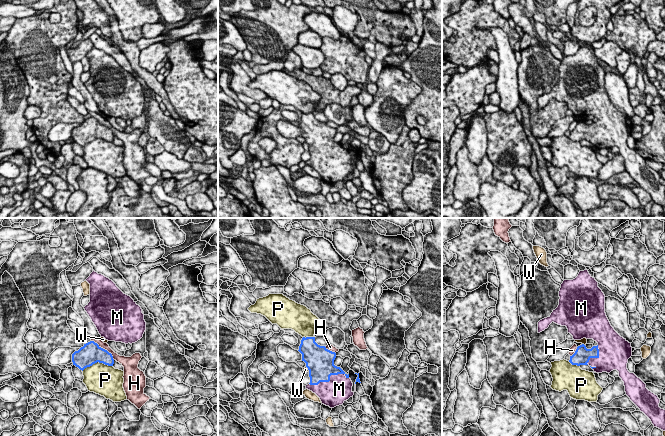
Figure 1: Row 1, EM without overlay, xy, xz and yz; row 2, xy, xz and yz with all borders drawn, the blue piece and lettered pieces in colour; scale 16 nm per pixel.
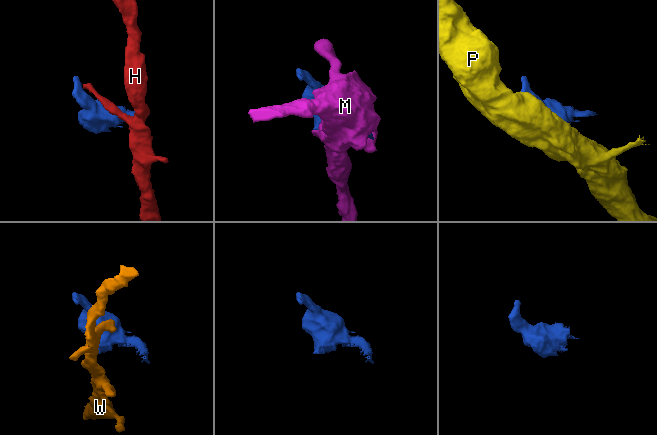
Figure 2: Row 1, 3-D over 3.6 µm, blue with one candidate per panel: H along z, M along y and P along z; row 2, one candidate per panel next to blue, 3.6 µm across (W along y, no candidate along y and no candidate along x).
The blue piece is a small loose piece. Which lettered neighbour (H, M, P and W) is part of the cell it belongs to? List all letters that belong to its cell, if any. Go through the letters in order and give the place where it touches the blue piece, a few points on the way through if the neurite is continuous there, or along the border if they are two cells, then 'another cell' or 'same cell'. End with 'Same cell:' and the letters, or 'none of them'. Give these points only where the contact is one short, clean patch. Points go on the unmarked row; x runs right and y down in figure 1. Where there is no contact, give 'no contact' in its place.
H: xy (104, 125) | along xy (91, 116), (106, 125), (114, 135) | another cell
M: xz (329, 155) | same cell
P: xy (97, 137) | another cell
W: xz (308, 145) | another cell
Same cell: M

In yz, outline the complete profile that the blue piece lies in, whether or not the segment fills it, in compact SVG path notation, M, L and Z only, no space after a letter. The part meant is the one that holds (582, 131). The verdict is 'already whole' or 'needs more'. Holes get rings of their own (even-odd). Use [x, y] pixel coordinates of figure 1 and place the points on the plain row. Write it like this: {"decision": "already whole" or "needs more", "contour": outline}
{"decision": "needs more", "contour": "M587 45L580 47L575 55L563 57L559 73L558 83L549 93L538 98L538 109L554 98L566 102L574 116L586 114L596 117L598 121L591 125L587 125L584 120L578 122L575 129L570 132L569 138L577 142L589 141L596 149L610 149L617 146L624 158L626 171L651 196L654 203L665 207L665 186L659 183L660 175L646 164L646 160L640 154L628 147L628 135L632 132L631 119L621 113L611 102L605 89L605 71L598 63L595 54L589 50Z"}

